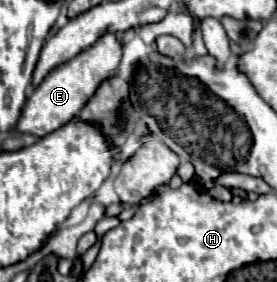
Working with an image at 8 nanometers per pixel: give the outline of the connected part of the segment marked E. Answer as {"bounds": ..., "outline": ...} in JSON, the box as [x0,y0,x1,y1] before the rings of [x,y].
{"bounds":[16,34,124,138],"outline":[[[104,34],[94,46],[80,52],[72,60],[68,60],[66,64],[54,68],[44,78],[44,82],[38,88],[34,88],[32,96],[28,98],[28,102],[22,110],[22,116],[16,124],[16,128],[20,132],[28,132],[28,134],[34,134],[34,136],[42,138],[42,136],[62,128],[64,124],[68,124],[72,118],[78,116],[82,106],[94,96],[98,86],[104,80],[114,78],[118,74],[118,66],[120,66],[120,60],[122,60],[122,50],[124,50],[124,46],[116,38],[116,34]]]}

